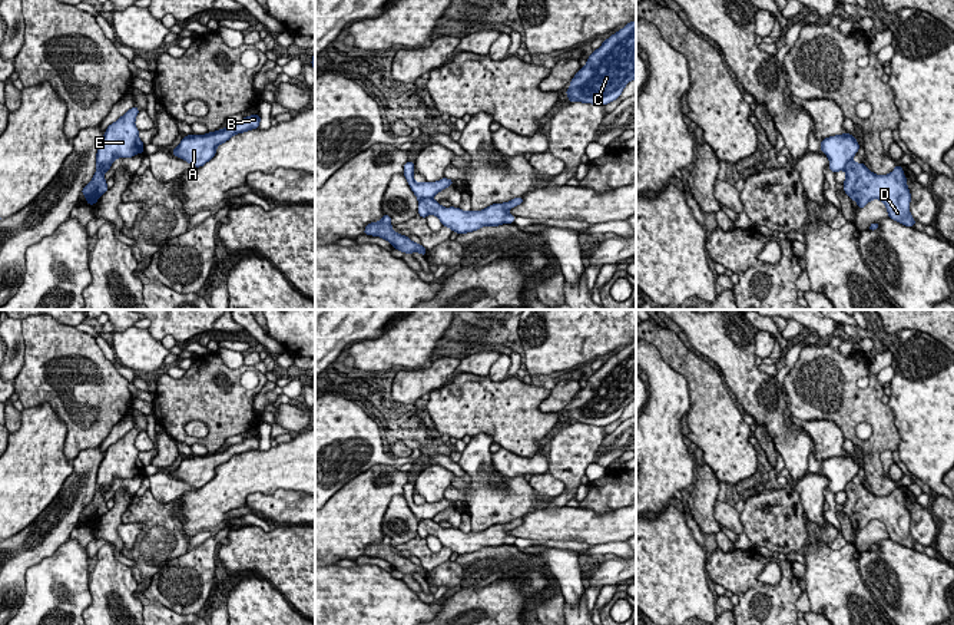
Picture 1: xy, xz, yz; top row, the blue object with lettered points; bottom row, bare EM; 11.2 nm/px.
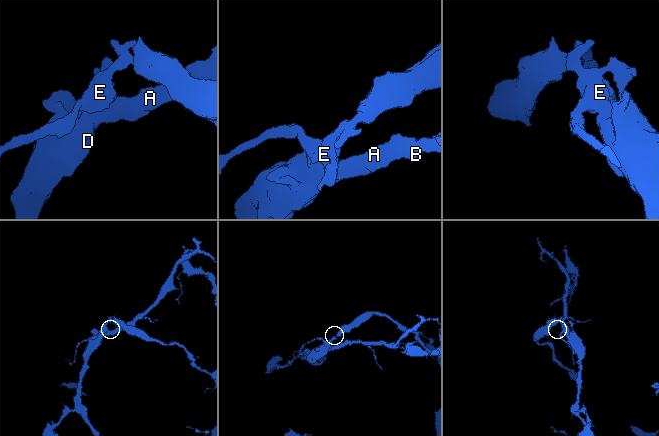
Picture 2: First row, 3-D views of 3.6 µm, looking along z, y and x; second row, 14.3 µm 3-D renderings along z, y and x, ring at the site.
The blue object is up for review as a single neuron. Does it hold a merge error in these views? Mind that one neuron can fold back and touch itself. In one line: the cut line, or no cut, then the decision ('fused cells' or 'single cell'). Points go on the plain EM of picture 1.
xz (431, 519), (421, 519), (418, 522) | fused cells

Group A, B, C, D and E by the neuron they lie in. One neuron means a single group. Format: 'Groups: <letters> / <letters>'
Groups: A B D / C E

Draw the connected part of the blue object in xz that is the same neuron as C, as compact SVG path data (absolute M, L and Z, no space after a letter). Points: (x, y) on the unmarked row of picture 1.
M636 341L594 371L566 411L569 423L607 426L636 400Z

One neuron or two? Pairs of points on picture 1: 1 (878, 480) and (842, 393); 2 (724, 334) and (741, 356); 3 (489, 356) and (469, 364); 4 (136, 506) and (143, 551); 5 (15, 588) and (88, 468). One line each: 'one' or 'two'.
1: one
2: one
3: one
4: one
5: one

